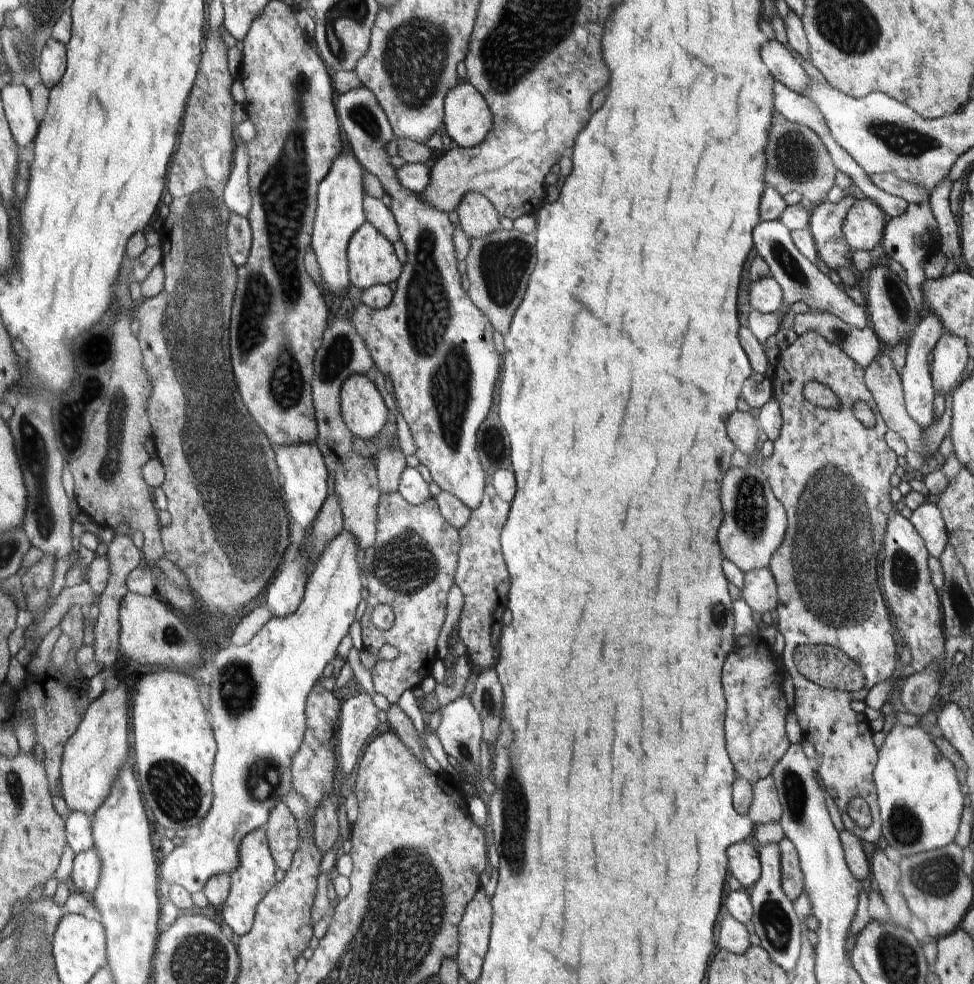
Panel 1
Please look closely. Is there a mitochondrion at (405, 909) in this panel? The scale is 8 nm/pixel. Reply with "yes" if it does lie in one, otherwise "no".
yes

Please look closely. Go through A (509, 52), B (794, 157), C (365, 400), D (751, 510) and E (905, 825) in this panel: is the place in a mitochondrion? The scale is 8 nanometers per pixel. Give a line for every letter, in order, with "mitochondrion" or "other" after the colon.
A: mitochondrion
B: mitochondrion
C: other
D: mitochondrion
E: mitochondrion

